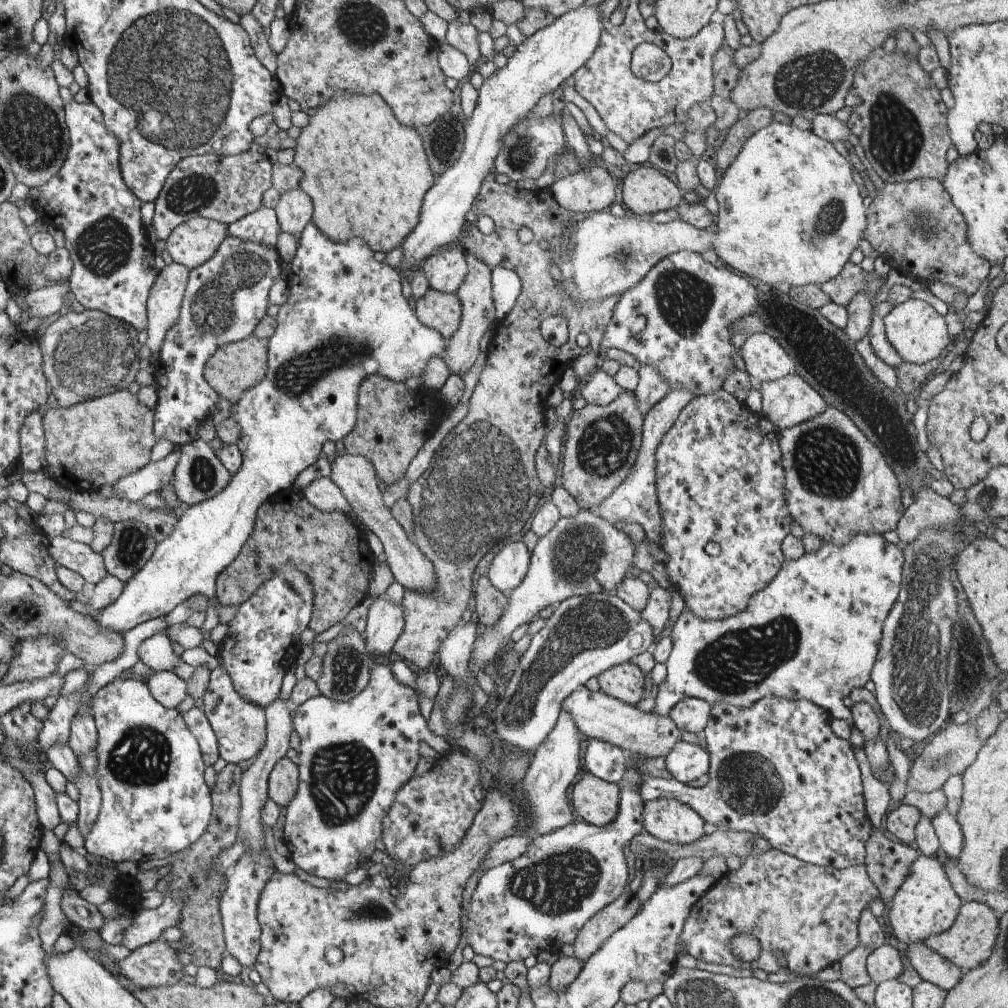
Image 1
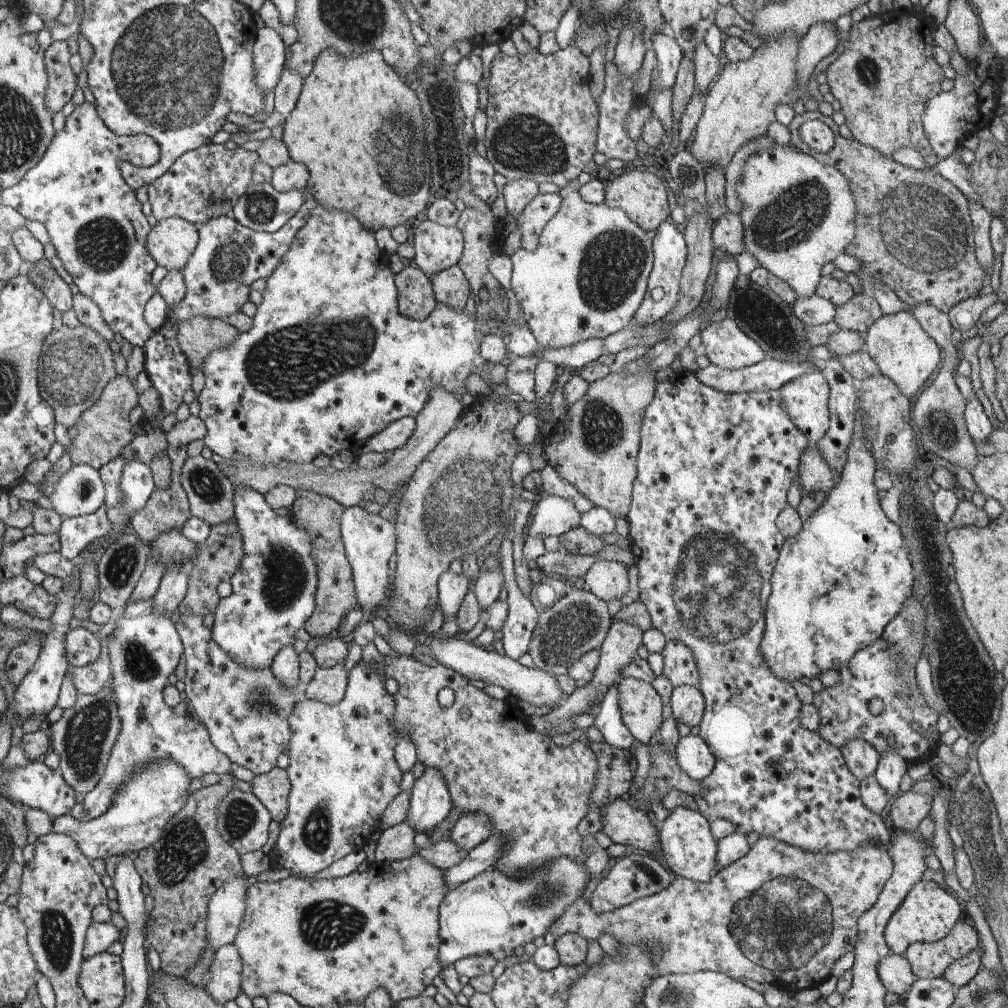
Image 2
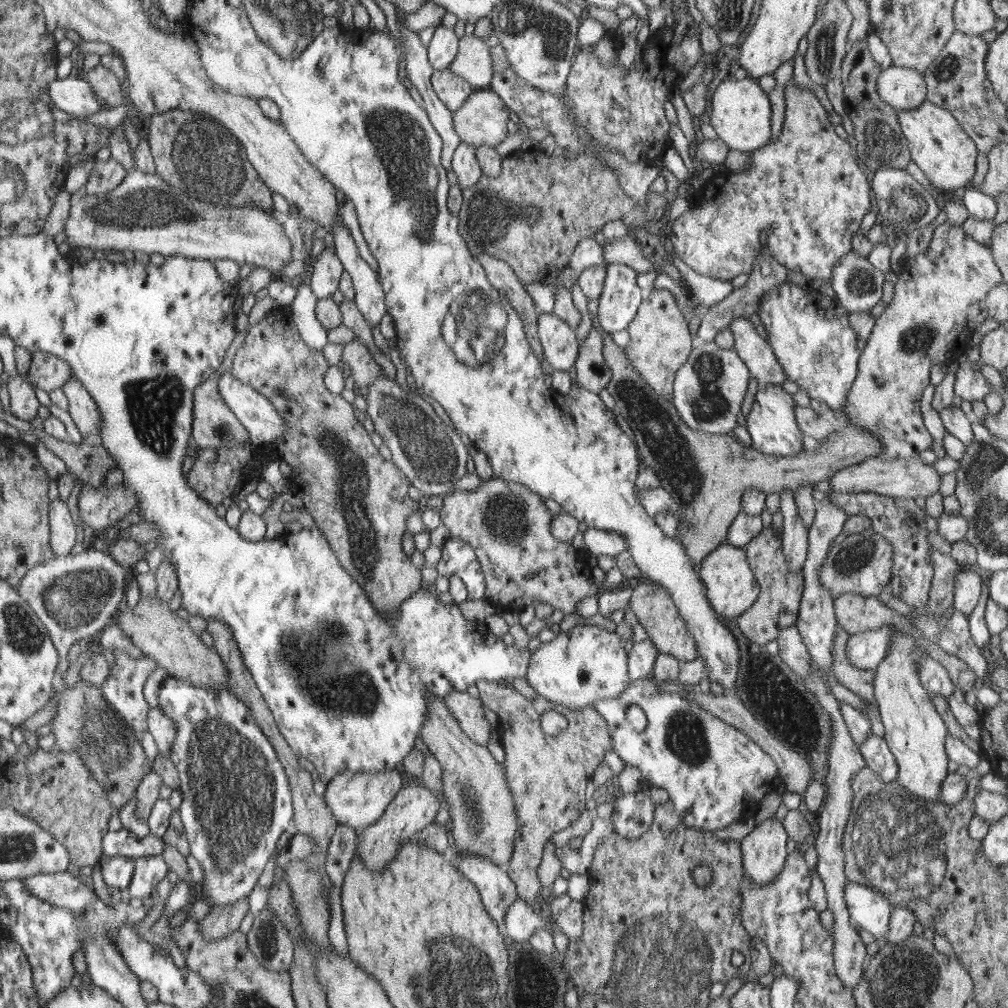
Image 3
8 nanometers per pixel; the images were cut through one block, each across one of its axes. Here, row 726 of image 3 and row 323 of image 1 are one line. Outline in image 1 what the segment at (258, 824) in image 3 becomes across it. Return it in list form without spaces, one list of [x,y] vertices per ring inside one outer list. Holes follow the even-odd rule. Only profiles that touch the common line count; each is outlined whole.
[[[228,237],[218,247],[212,259],[189,271],[178,322],[166,333],[159,352],[159,364],[155,366],[155,384],[159,397],[154,409],[156,413],[154,432],[159,439],[166,439],[174,446],[181,446],[199,438],[196,428],[208,416],[212,418],[218,404],[218,394],[210,388],[209,381],[205,379],[205,364],[213,358],[218,347],[248,338],[256,330],[258,323],[266,316],[270,316],[269,292],[273,290],[276,280],[282,278],[282,268],[286,268],[286,264],[283,264],[275,248]]]

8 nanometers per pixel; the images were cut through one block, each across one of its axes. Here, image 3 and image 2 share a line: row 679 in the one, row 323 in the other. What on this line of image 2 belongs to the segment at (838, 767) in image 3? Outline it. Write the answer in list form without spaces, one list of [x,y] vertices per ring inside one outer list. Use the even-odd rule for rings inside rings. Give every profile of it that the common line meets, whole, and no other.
[[[816,294],[810,298],[798,298],[793,303],[794,314],[806,326],[820,326],[835,320],[836,306]]]

